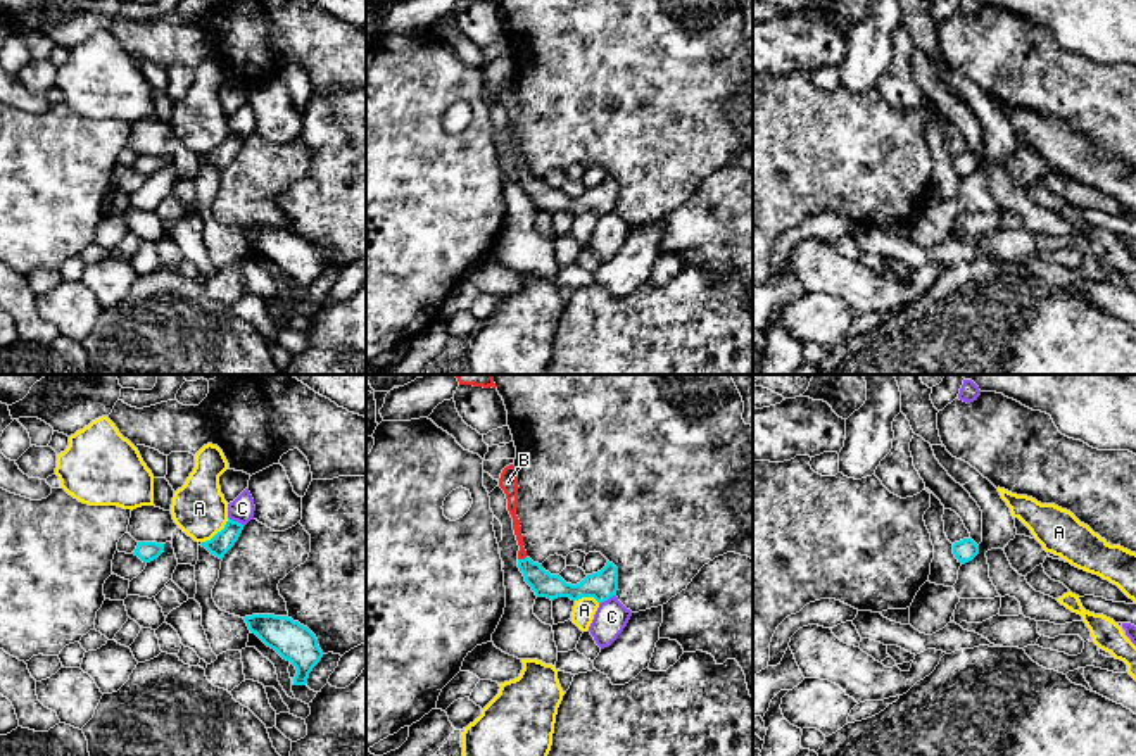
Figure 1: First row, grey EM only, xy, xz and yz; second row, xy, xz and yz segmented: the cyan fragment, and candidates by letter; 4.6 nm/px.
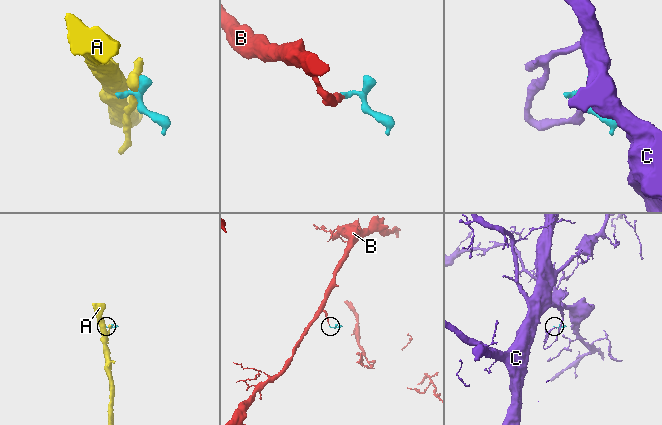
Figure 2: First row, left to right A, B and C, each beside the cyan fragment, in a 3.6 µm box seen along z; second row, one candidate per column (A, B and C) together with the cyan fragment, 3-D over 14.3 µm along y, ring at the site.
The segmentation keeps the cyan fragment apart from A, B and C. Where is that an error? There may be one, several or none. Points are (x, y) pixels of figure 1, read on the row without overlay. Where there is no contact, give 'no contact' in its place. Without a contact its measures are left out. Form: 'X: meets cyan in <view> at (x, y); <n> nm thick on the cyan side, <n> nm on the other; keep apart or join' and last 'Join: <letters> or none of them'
A: meets cyan in xy at (221, 144); 100 nm thick on the cyan side, 260 nm on the other; keep apart
B: meets cyan in xz at (522, 173); 120 nm thick on the cyan side, 50 nm on the other; join
C: meets cyan in xz at (606, 213); 140 nm thick on the cyan side, 160 nm on the other; keep apart
Join: B

